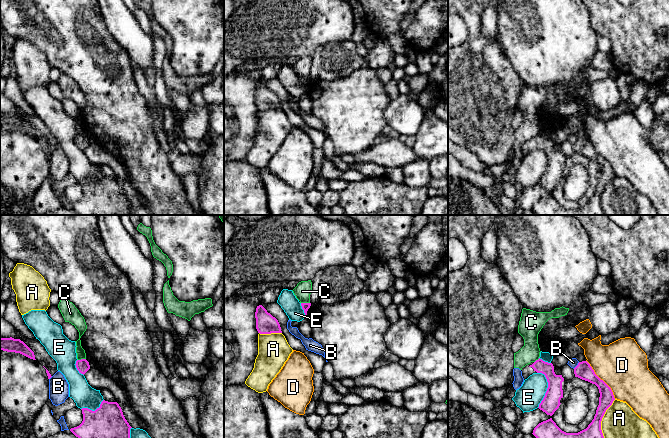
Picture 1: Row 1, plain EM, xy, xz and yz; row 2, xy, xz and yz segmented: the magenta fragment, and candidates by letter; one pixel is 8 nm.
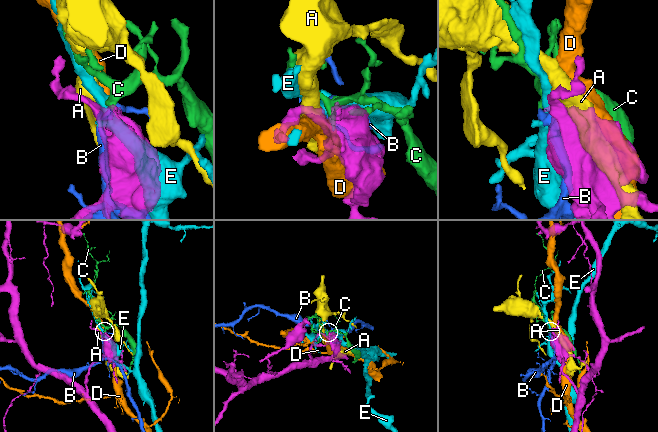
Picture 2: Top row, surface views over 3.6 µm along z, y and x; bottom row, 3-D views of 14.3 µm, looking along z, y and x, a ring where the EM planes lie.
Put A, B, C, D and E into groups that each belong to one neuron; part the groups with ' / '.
A / B C / D / E

